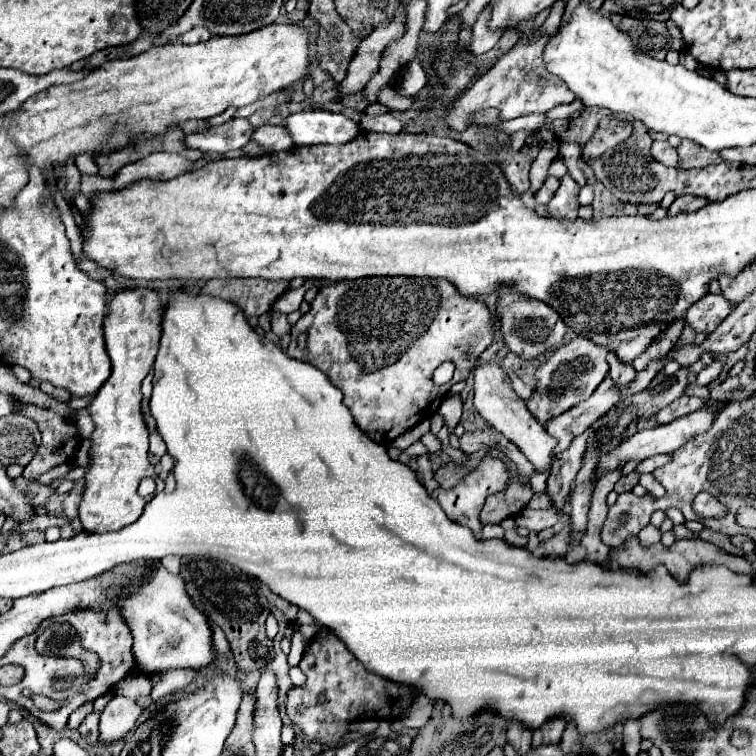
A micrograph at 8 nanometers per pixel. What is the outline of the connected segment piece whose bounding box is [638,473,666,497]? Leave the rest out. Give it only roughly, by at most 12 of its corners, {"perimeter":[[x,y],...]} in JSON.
{"perimeter":[[642,473],[640,481],[654,497],[662,497],[666,489],[652,477]]}

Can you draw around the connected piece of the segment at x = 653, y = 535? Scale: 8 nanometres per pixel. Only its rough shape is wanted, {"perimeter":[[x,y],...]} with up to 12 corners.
{"perimeter":[[646,525],[640,533],[640,545],[660,541],[660,529]]}

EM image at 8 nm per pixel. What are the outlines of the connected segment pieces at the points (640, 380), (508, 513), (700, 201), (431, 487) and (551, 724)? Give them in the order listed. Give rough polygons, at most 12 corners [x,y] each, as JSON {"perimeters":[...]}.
{"perimeters":[[[664,361],[648,365],[636,373],[636,381],[626,389],[626,395],[646,389]],[[508,460],[508,489],[490,495],[482,525],[498,525],[520,513],[534,491],[520,483]],[[680,195],[668,207],[668,215],[698,211],[710,201]],[[426,455],[418,457],[422,483],[430,493],[440,489]],[[554,717],[534,731],[532,747],[558,743],[566,727],[564,717]]]}

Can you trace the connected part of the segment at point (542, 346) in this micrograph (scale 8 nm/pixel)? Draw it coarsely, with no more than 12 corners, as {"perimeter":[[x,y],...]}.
{"perimeter":[[498,295],[504,345],[524,361],[562,345],[566,325],[546,303]]}

